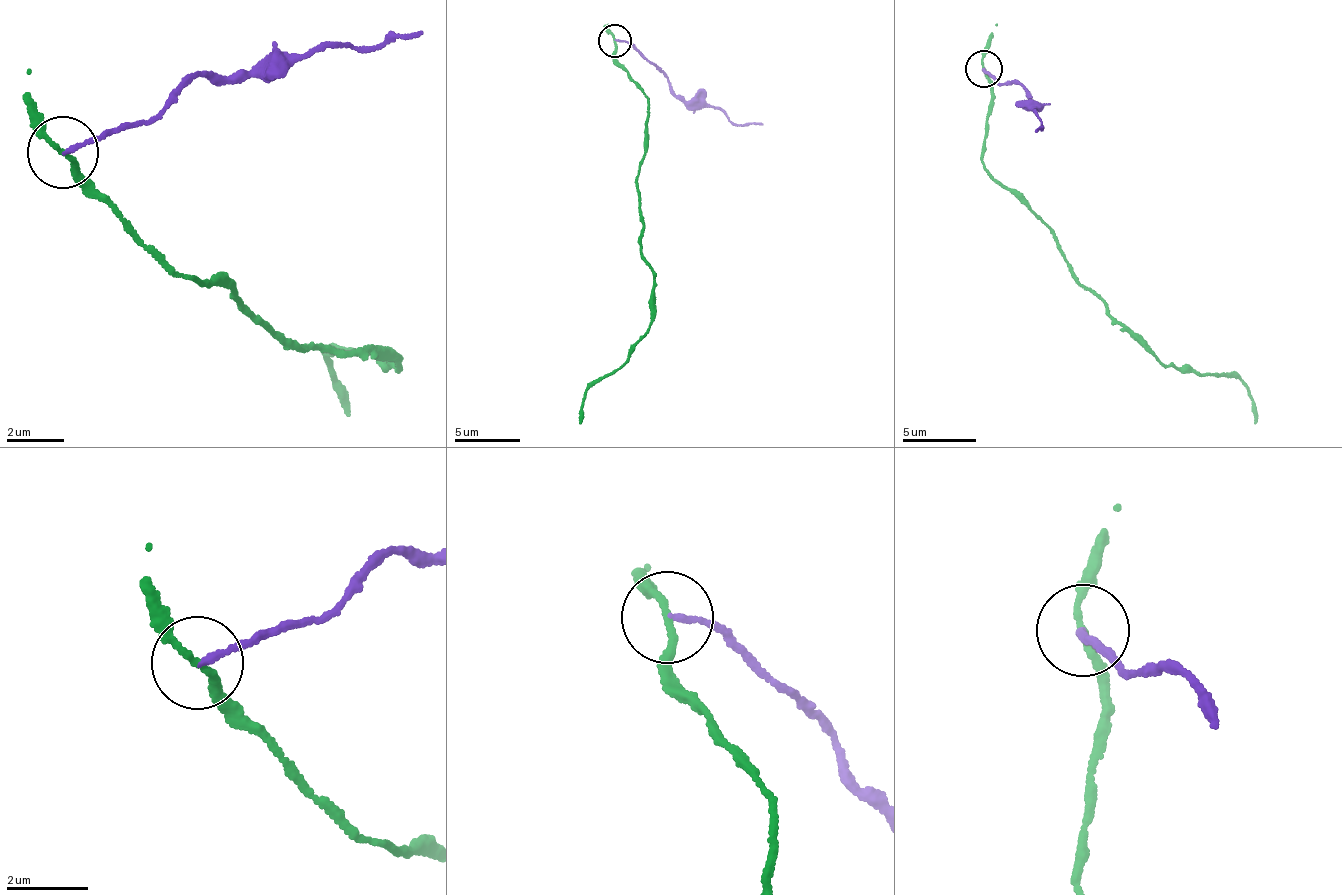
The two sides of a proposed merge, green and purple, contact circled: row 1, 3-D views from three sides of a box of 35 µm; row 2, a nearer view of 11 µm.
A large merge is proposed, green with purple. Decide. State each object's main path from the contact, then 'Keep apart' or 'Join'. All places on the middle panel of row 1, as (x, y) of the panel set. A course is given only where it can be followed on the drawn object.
Course of green: (615, 41), (613, 56), (648, 101), (634, 183), (652, 275), (650, 330), (588, 389), (580, 423). Course of purple: (615, 41), (626, 42), (669, 79), (676, 93), (721, 107), (738, 125), (763, 124). Keep apart

